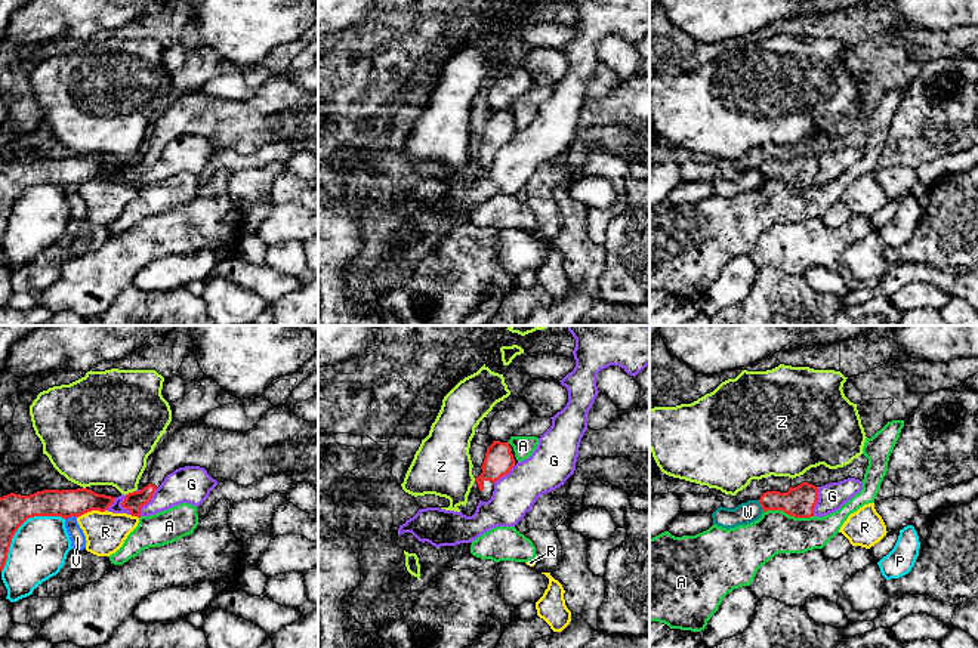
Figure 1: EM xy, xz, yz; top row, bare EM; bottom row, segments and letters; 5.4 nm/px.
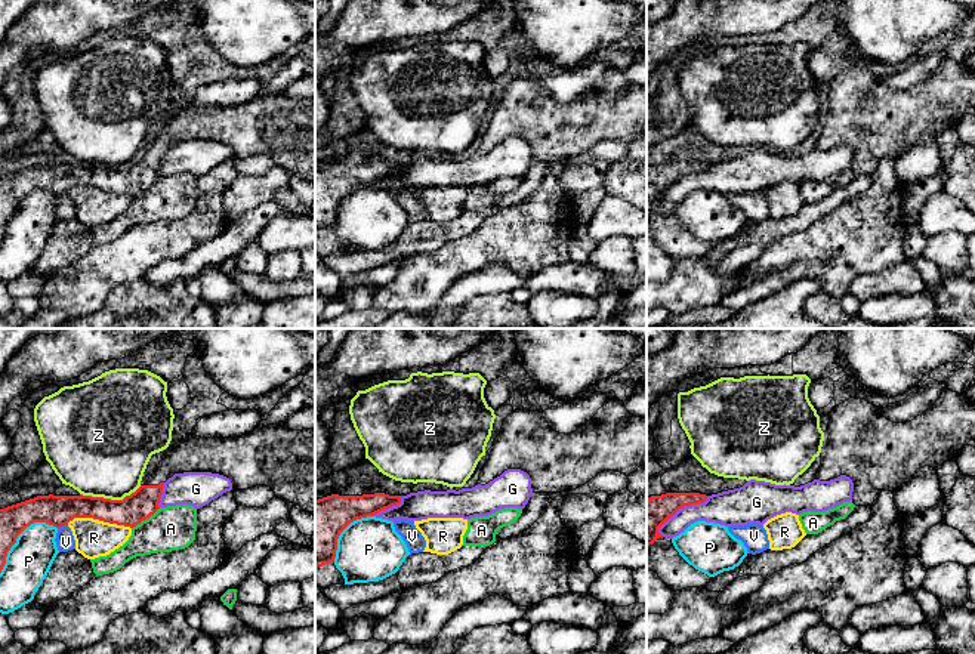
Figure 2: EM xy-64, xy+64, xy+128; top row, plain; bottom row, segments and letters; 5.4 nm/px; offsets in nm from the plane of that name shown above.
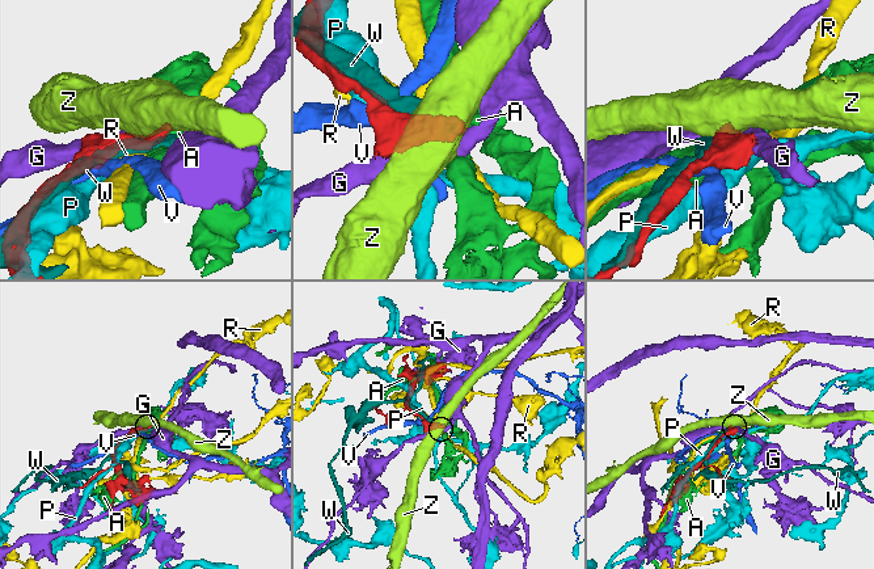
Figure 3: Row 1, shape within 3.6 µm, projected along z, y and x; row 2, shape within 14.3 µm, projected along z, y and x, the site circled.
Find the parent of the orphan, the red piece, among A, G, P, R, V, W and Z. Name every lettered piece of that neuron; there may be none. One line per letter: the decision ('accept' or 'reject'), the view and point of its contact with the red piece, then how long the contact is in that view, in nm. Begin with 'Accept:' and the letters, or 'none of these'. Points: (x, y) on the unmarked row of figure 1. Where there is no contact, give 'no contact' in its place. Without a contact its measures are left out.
Accept: none of these
A: reject | yz (789, 182) | 280 nm
G: reject | xy (147, 170) | 180 nm
P: reject | xy (19, 194) | 460 nm
R: reject | xy (90, 179) | 170 nm
V: reject | xy (70, 185) | 70 nm
W: reject | yz (761, 173) | 70 nm
Z: reject | xy (129, 162) | 70 nm

